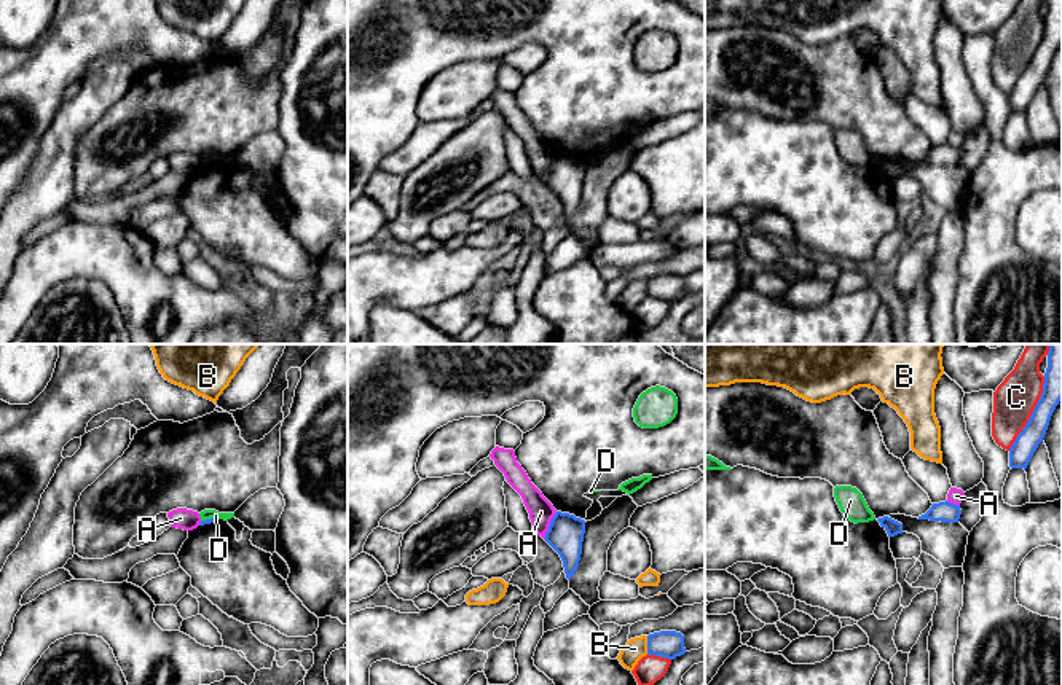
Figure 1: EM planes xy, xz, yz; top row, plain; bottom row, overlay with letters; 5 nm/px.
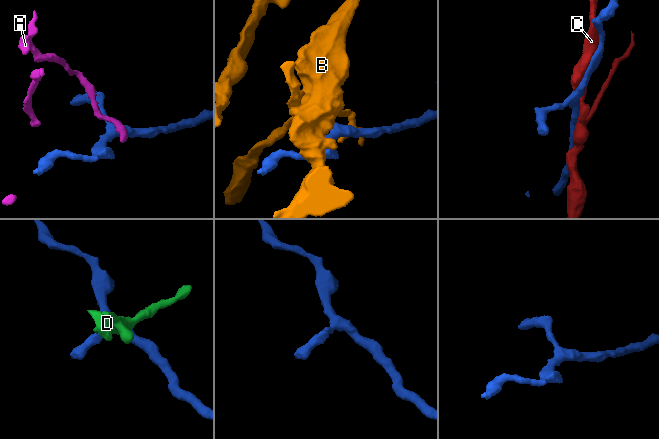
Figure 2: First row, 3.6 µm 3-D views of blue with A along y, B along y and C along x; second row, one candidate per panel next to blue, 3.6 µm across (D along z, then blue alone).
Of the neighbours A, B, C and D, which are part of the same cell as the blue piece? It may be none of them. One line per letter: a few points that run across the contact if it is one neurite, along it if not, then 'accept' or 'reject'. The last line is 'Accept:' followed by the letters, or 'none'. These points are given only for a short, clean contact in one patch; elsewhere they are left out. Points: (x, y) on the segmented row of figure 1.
A: reject
B: reject
C: reject
D: line xy (216, 518), (201, 521); reject
Accept: none

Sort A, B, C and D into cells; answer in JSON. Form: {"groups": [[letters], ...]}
{"groups": [["A"], ["B"], ["C"], ["D"]]}

